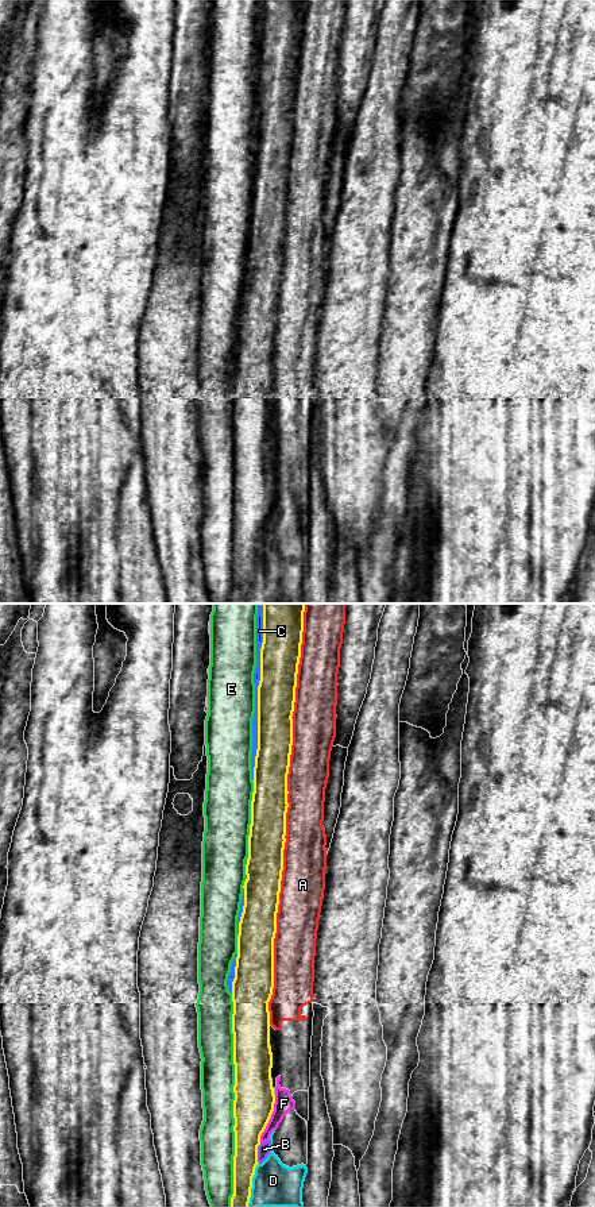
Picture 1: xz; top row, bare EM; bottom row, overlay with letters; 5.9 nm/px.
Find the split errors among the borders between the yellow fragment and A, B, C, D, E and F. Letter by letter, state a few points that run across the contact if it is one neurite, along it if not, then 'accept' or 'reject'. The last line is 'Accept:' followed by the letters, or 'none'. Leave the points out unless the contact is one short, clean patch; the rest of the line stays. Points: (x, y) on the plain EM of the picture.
A: reject
B: xz (261, 539), (258, 542), (258, 558) | reject
C: reject
D: reject
E: reject
F: reject
Accept: none

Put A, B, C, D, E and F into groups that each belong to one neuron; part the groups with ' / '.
A / B D F / C / E

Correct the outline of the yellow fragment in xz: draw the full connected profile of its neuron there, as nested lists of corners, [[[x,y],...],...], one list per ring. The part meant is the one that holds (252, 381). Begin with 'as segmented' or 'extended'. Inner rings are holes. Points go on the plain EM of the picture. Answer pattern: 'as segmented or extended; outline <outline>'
as segmented; outline [[[263,0],[258,144],[244,301],[232,377],[235,551],[231,604],[248,604],[258,541],[274,506],[268,397],[286,238],[287,169],[305,0]]]

